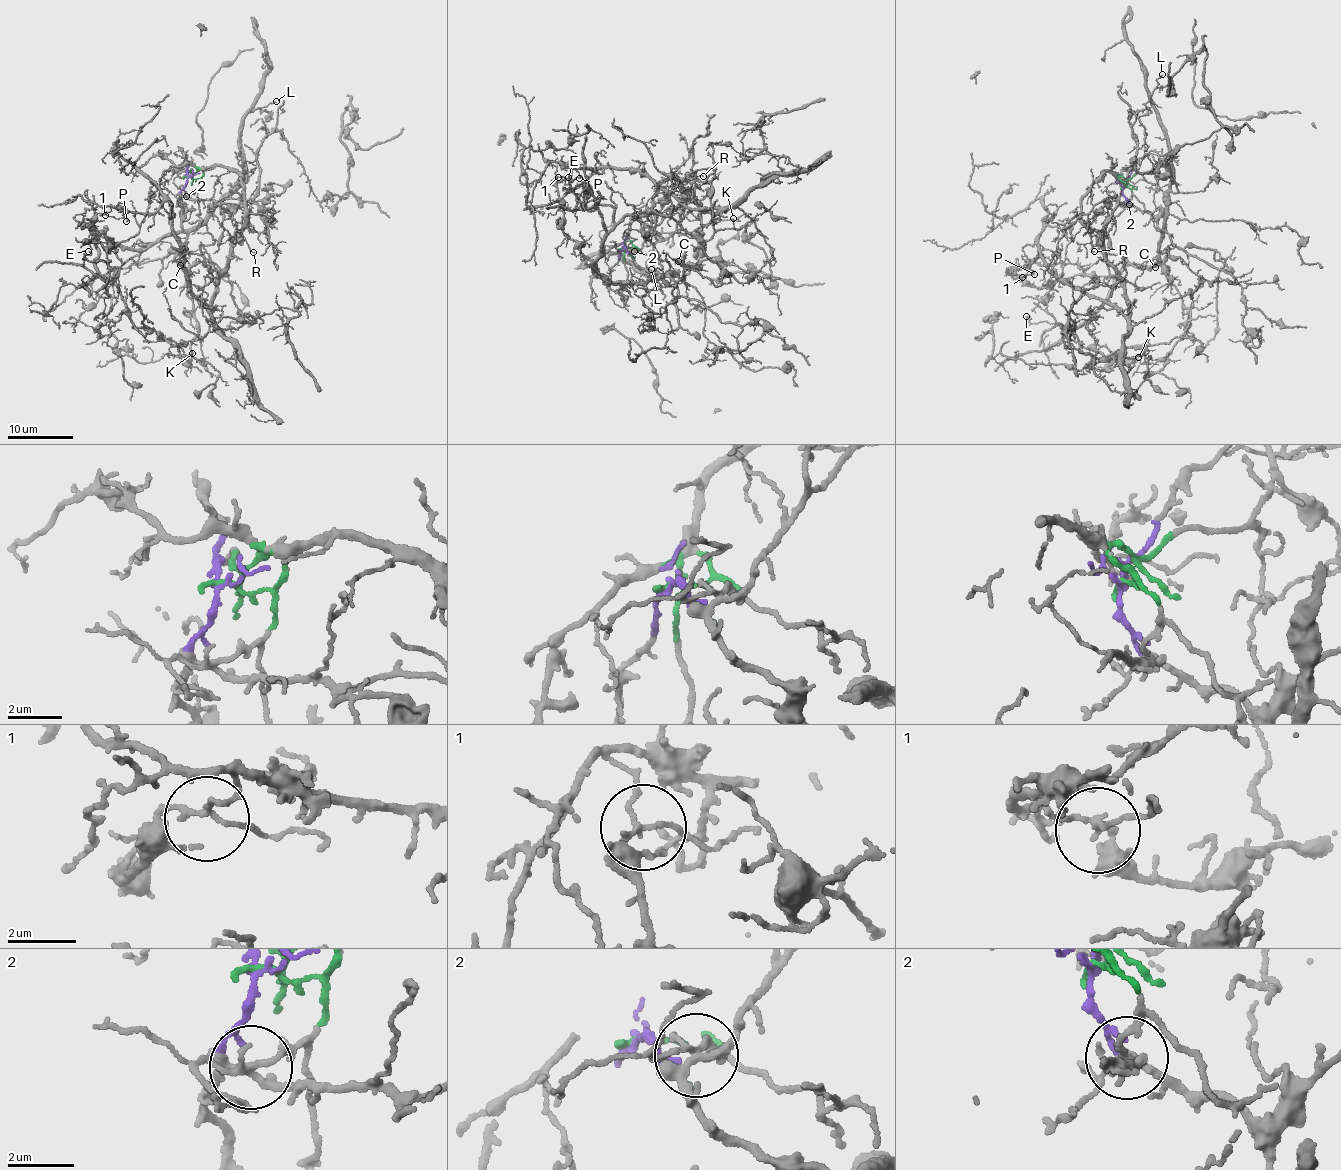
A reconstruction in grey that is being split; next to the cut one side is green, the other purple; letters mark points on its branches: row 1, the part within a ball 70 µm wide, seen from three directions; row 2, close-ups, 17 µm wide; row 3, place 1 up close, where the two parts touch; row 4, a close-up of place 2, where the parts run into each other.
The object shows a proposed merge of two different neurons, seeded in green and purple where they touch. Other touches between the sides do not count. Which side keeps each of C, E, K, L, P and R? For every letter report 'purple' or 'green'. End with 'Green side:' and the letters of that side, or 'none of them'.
C: purple
E: purple
K: purple
L: purple
P: purple
R: purple
Green side: none of them

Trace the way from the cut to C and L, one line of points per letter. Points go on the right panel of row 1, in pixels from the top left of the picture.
C: (1122, 186), (1128, 202), (1155, 217), (1156, 225), (1173, 245), (1155, 268)
L: (1122, 186), (1128, 202), (1155, 217), (1161, 228), (1166, 226), (1173, 180), (1170, 141), (1151, 95), (1162, 75)

